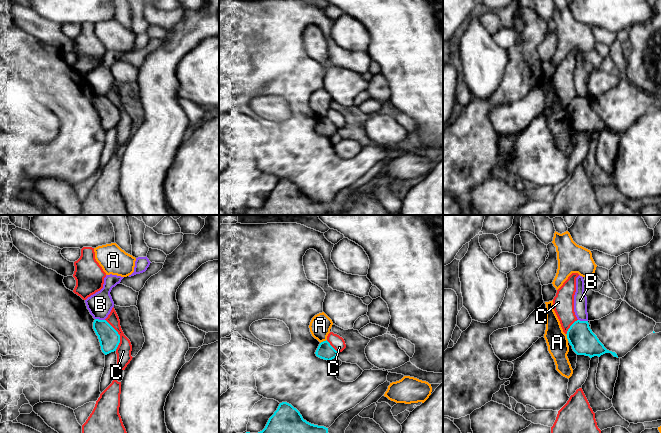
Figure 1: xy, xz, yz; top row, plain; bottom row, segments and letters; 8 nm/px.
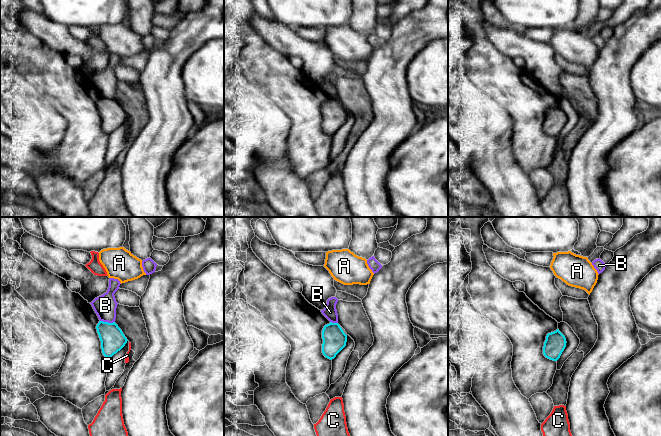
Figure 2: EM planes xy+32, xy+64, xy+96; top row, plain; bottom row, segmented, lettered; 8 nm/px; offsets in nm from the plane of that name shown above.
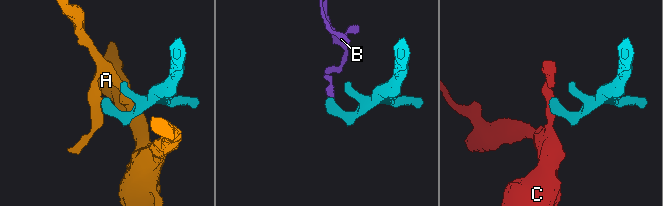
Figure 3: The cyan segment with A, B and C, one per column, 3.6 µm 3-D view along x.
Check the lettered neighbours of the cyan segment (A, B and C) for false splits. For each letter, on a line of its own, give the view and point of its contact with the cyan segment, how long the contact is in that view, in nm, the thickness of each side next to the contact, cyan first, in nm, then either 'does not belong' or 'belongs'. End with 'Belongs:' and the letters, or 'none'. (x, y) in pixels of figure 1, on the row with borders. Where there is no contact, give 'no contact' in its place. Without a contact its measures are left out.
A: contact xz (323, 341); length 70 nm; calibres 130 and 170 nm; does not belong
B: contact xy (100, 320); length 80 nm; calibres 170 and 200 nm; does not belong
C: contact xy (119, 335); length 280 nm; calibres 170 and 120 nm; does not belong
Belongs: none

